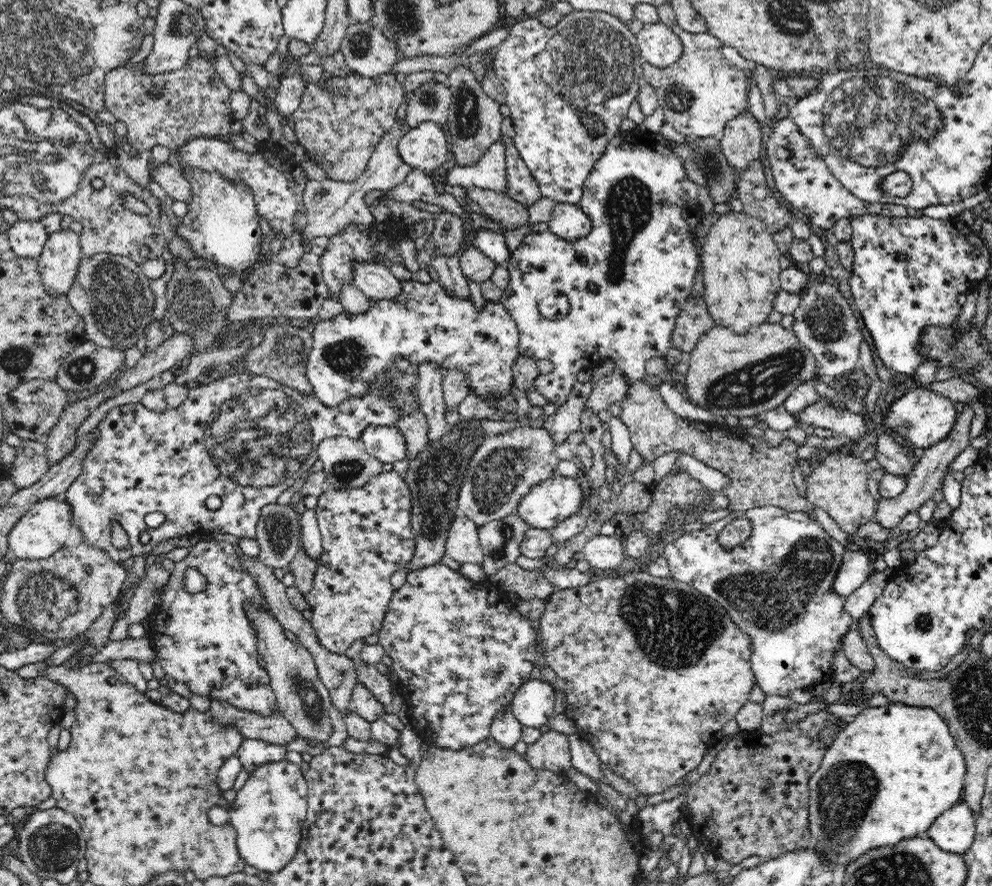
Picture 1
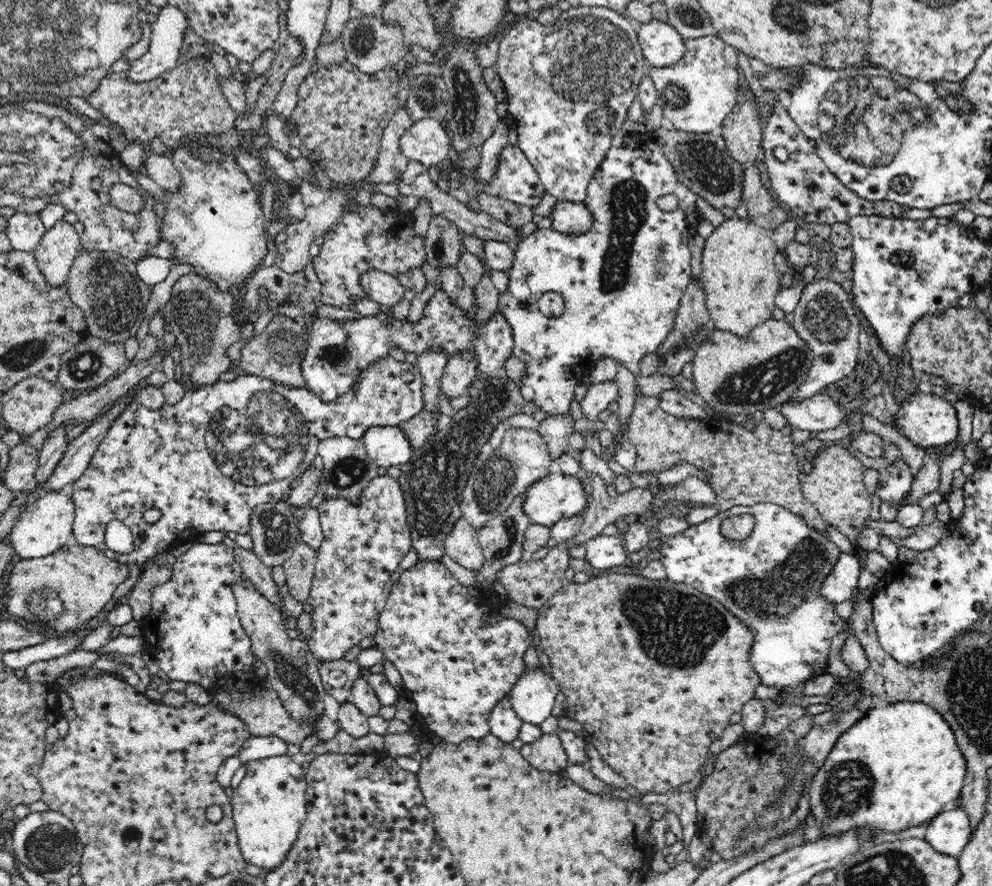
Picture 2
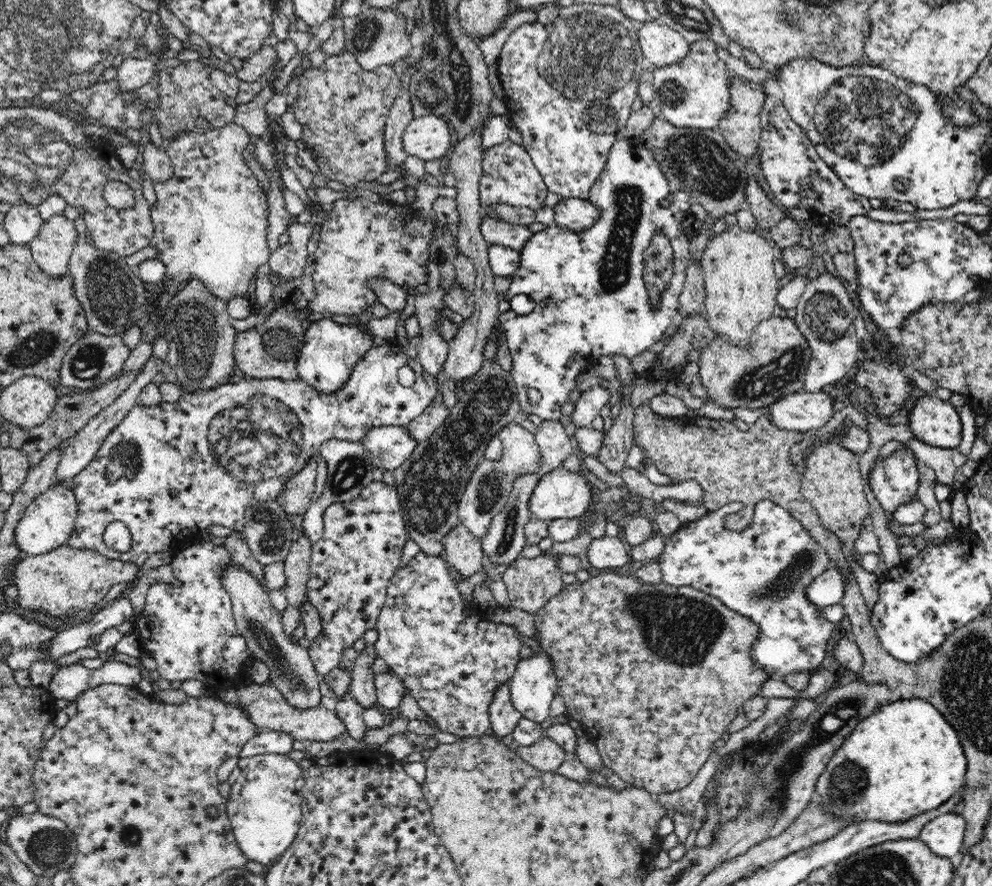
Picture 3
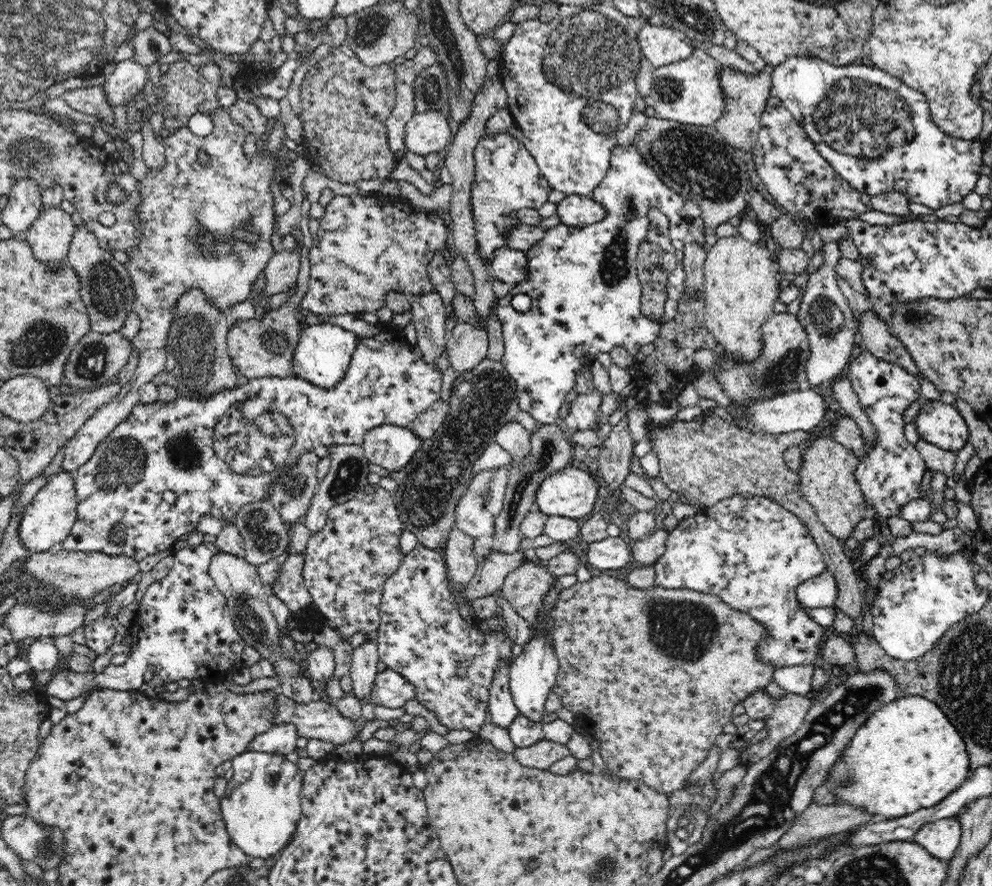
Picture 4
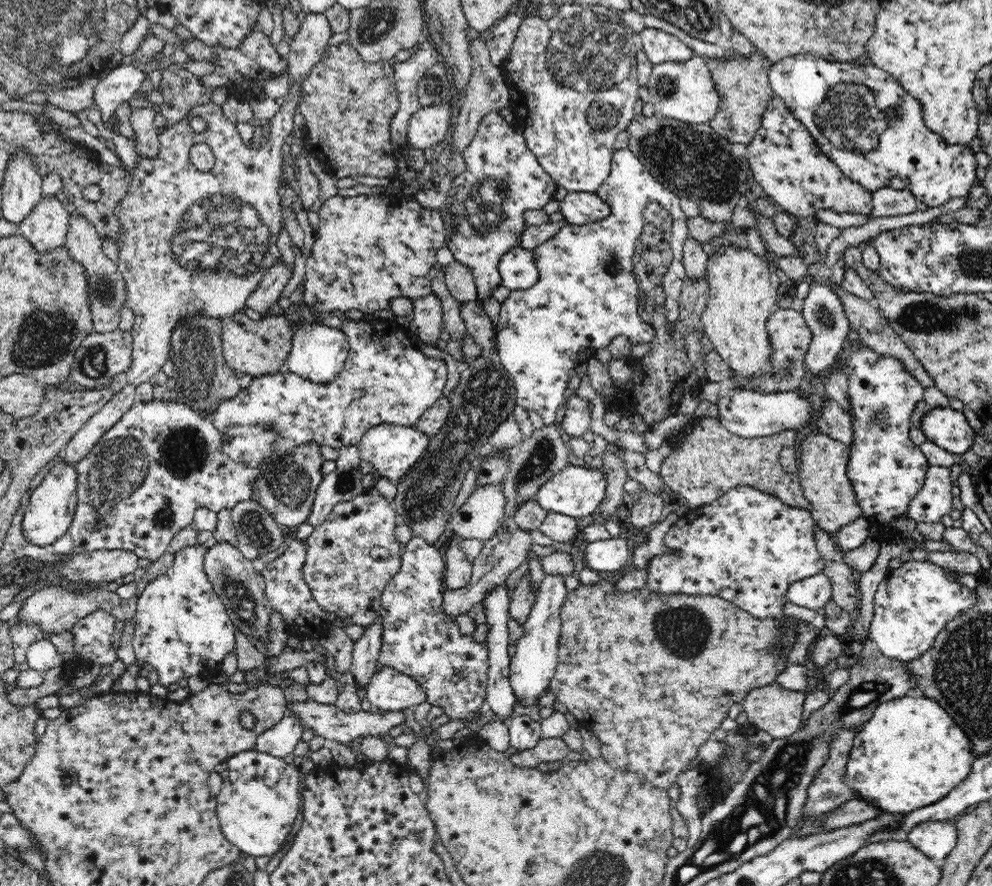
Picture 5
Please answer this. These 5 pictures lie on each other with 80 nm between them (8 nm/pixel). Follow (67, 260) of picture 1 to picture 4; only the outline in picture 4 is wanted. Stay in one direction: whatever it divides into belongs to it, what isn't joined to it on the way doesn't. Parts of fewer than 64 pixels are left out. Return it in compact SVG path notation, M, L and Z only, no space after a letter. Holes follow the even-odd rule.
M61 207L41 210L25 239L34 258L57 271L66 263L69 246L75 231L72 215Z

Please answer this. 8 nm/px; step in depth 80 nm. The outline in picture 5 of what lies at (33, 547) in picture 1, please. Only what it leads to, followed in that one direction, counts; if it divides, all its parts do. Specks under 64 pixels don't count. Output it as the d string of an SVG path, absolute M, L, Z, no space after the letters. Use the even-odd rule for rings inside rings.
M66 462L60 463L52 468L41 484L32 491L21 522L24 539L38 547L54 544L69 529L77 506L77 472L75 466Z

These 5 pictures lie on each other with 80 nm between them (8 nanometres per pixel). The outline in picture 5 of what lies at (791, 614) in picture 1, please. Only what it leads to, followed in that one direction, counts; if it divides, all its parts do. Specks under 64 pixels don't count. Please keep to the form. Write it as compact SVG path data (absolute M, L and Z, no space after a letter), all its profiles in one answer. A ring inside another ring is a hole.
M738 486L738 488L732 488L730 492L726 492L724 497L714 500L711 504L698 507L697 509L690 510L682 517L678 518L677 521L670 527L670 530L666 533L664 537L665 545L667 550L670 550L670 556L655 556L650 561L650 564L647 566L649 570L649 577L646 588L650 589L652 592L659 592L664 594L697 594L698 596L710 595L710 596L719 596L725 601L735 604L738 608L745 610L747 613L750 613L754 618L762 619L772 619L776 621L782 621L782 625L785 625L788 620L790 620L790 627L793 632L795 632L794 640L787 640L788 637L785 635L785 639L782 640L782 646L776 646L774 653L778 657L782 657L786 664L798 664L804 665L808 657L811 656L811 650L813 644L822 637L825 631L821 631L811 626L809 622L805 620L800 620L799 618L794 618L793 616L785 615L785 604L790 603L787 597L787 592L789 586L793 582L801 581L803 578L808 578L809 576L820 574L823 572L825 567L824 559L821 557L820 551L817 549L815 538L814 538L814 528L818 525L817 522L813 519L814 514L810 514L810 511L806 509L800 509L800 507L791 507L782 503L780 500L777 500L774 496L770 494L765 494L760 490L755 490L748 486ZM790 641L790 646L785 646L785 642Z

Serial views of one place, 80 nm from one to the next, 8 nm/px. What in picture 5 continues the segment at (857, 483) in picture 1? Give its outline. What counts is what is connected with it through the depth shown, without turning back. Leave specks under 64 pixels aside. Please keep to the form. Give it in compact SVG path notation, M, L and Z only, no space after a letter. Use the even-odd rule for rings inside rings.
M815 430L801 442L801 456L798 468L799 483L804 497L813 506L814 517L820 528L834 535L863 516L862 506L856 499L856 491L847 476L850 458L848 445L842 444L828 435Z

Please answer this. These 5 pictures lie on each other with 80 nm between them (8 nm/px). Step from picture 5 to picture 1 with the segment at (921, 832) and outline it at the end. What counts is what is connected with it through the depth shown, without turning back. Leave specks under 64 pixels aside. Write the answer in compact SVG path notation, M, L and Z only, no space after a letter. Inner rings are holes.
M962 799L945 810L927 833L941 850L962 855L972 847L976 832L975 814Z

